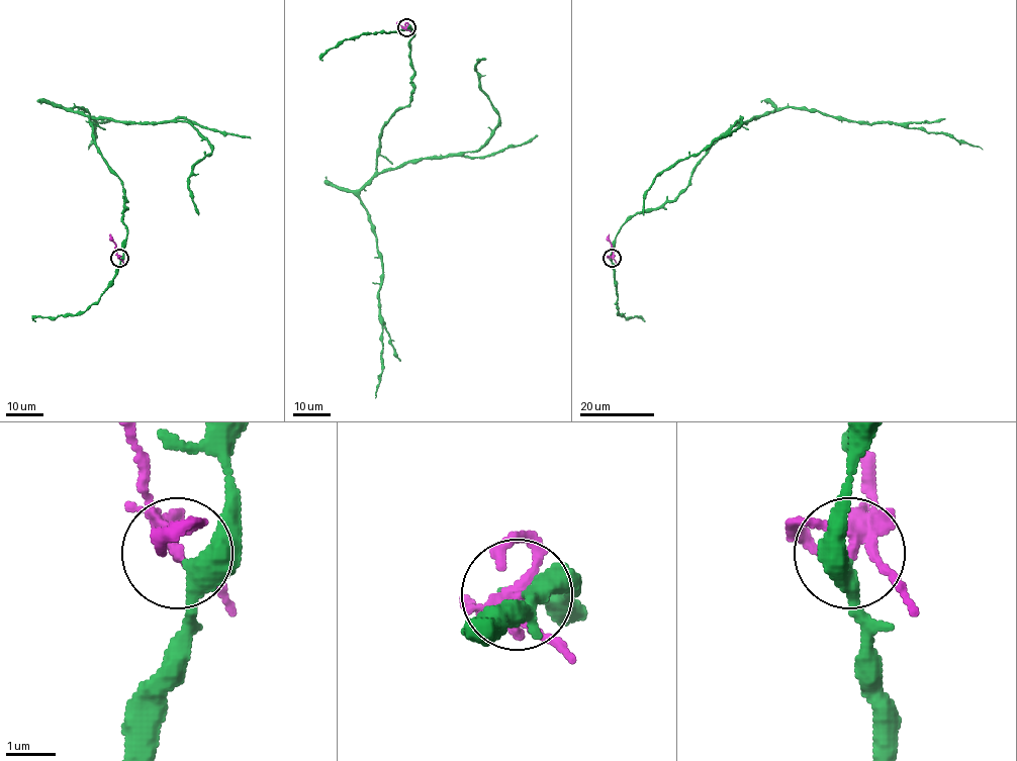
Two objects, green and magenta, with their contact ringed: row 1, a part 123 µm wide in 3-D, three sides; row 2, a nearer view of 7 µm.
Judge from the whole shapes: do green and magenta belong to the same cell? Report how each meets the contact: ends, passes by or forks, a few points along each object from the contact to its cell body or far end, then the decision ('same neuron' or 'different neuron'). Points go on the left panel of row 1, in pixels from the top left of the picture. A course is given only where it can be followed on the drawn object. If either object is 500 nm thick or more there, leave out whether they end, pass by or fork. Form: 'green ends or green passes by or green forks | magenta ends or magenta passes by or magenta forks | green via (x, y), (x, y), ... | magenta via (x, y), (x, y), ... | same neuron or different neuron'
green passes by | magenta forks | green via (119, 258), (126, 236), (124, 189), (95, 145), (90, 118), (187, 121), (211, 145), (189, 177), (198, 214) | magenta via (119, 258), (109, 234) | different neuron

